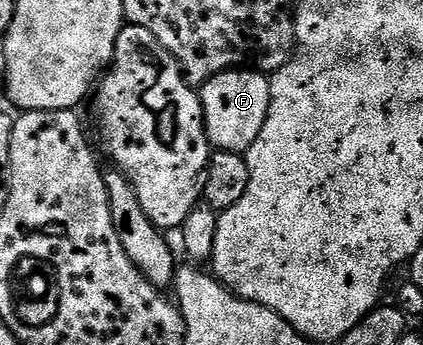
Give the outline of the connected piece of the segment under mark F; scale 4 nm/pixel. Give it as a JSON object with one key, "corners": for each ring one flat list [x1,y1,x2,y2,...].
{"corners":[[249,67,228,69,200,86,199,96,205,116,205,133,214,150,244,154,251,143,259,139,259,131,263,131,271,99,269,77,264,72]]}

